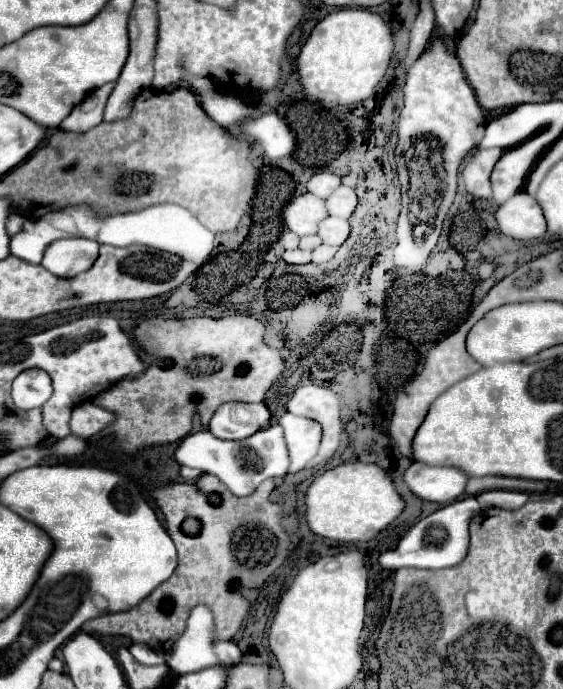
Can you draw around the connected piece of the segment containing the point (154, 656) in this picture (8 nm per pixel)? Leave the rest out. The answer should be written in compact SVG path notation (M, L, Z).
M132 644L132 646L130 646L130 652L132 652L132 656L134 656L140 664L146 664L146 666L164 664L164 654L154 652L154 650L148 648L146 644Z

